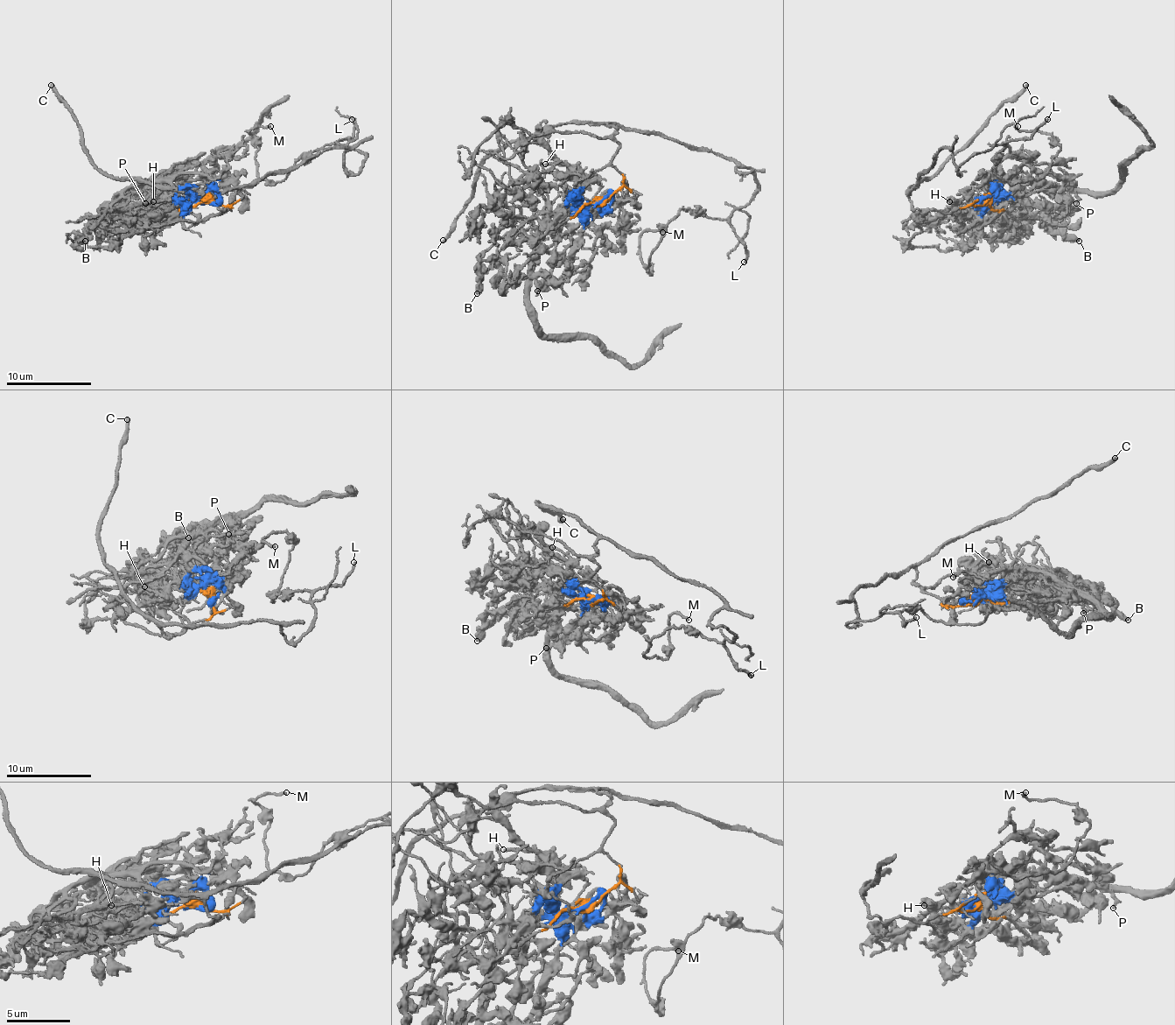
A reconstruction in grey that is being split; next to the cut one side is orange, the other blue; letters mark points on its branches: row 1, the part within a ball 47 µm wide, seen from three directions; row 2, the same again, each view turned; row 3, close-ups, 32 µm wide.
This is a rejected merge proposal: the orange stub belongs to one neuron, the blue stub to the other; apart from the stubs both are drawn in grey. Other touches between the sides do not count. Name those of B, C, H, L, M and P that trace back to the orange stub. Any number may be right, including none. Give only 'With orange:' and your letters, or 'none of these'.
With orange: C, L, M

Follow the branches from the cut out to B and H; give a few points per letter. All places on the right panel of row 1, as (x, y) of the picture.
B: (986, 202), (1001, 183), (1020, 183), (1026, 200), (1041, 204), (1080, 240)
H: (986, 202), (979, 204), (968, 195), (949, 202)

